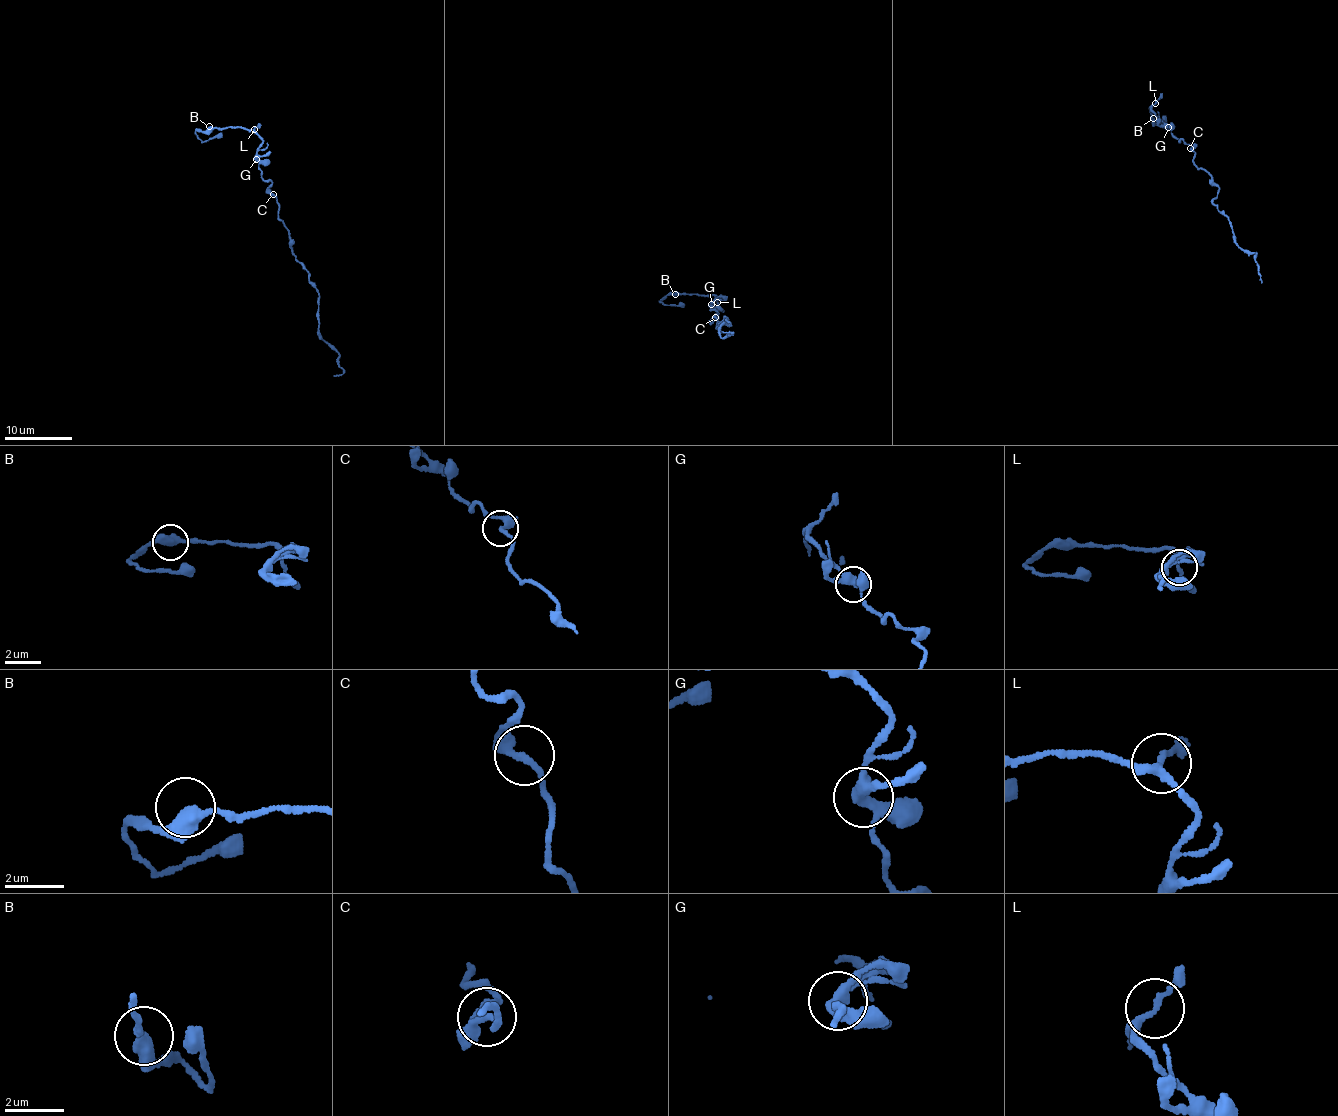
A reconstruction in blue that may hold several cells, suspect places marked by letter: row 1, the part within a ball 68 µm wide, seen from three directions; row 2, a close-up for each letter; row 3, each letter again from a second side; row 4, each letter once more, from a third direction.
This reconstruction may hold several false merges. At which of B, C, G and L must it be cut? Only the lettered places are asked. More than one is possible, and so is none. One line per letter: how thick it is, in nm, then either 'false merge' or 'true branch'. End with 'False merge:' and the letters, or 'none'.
B: calibre 320 nm; true branch
C: calibre 240 nm; true branch
G: calibre 360 nm; true branch
L: calibre 180 nm; true branch
False merge: none

